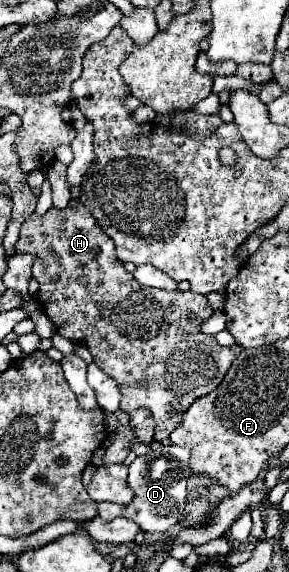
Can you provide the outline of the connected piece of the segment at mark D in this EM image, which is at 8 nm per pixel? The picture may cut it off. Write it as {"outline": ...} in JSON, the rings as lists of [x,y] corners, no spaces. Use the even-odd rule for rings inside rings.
{"outline":[[[157,445],[147,457],[135,457],[135,461],[129,465],[127,481],[135,491],[135,499],[129,505],[101,503],[99,515],[103,517],[103,521],[113,519],[115,515],[127,515],[127,519],[133,519],[141,529],[149,533],[167,533],[169,527],[179,521],[181,511],[185,511],[185,487],[189,477],[189,451],[179,445]]]}

